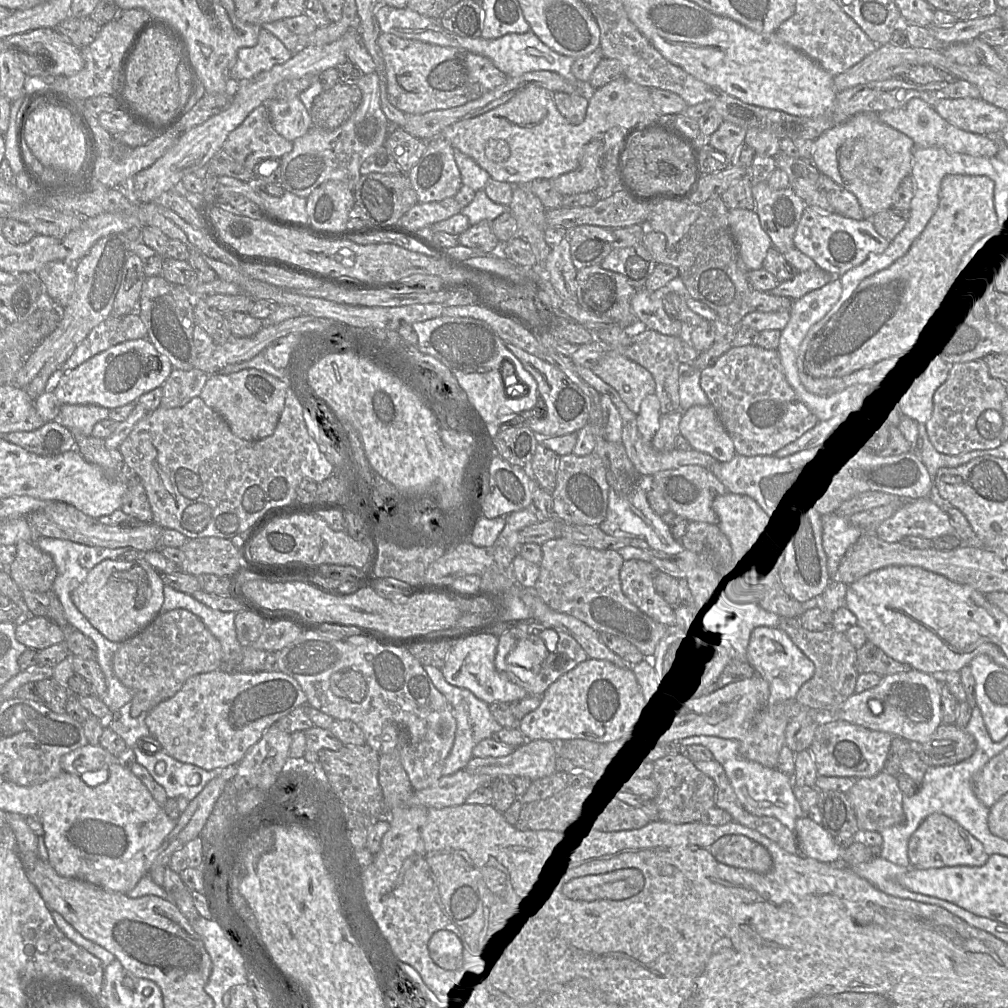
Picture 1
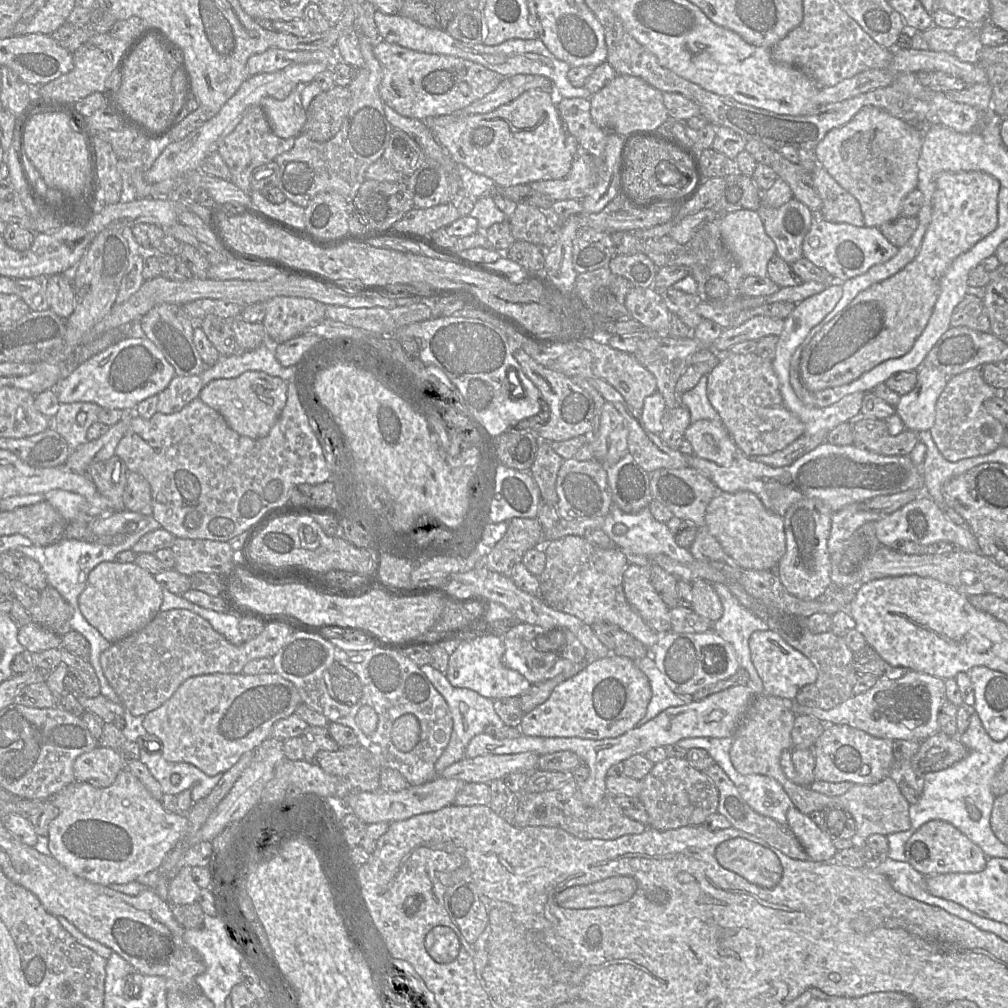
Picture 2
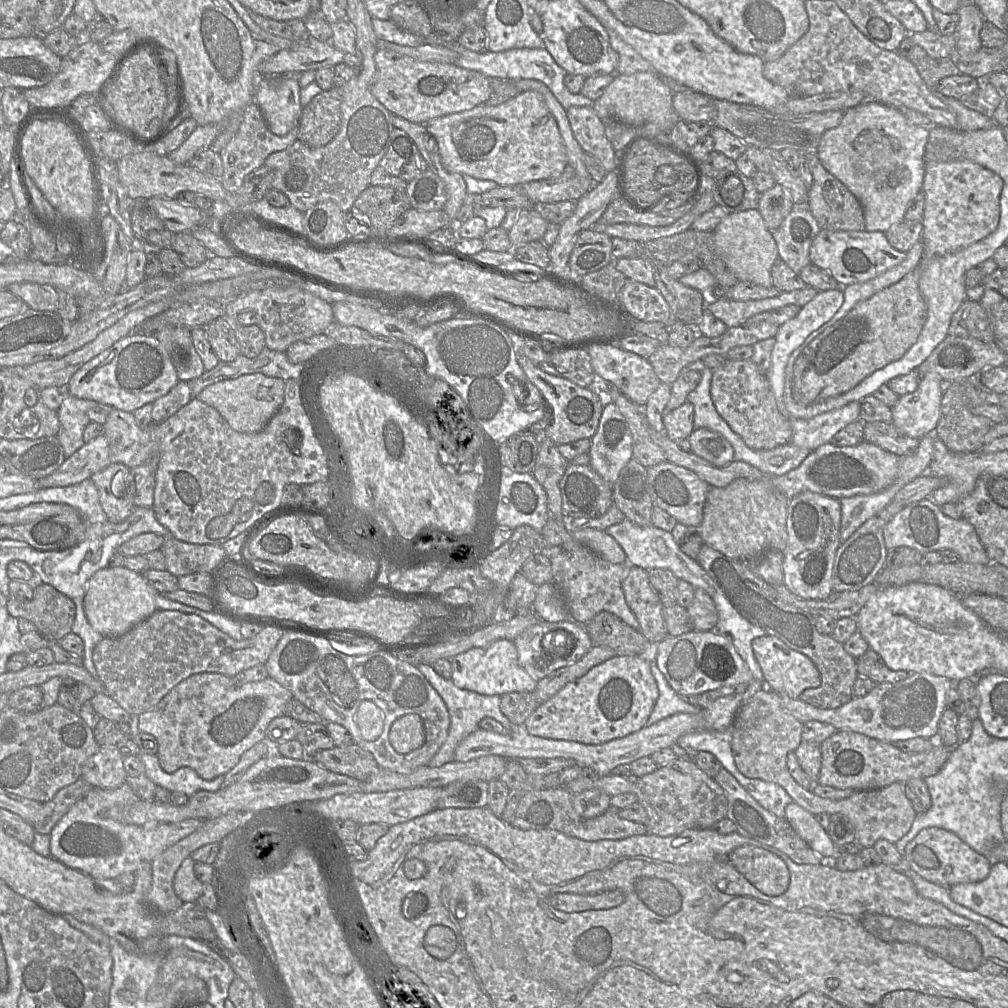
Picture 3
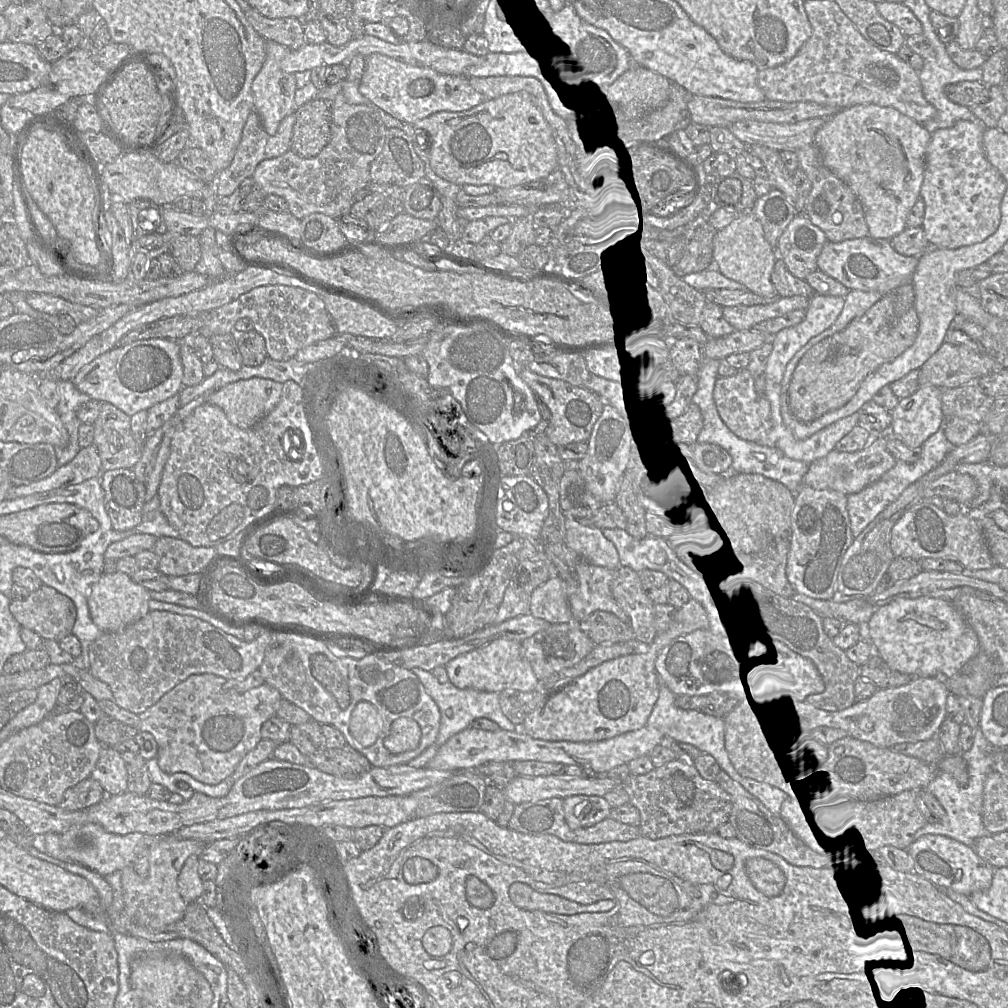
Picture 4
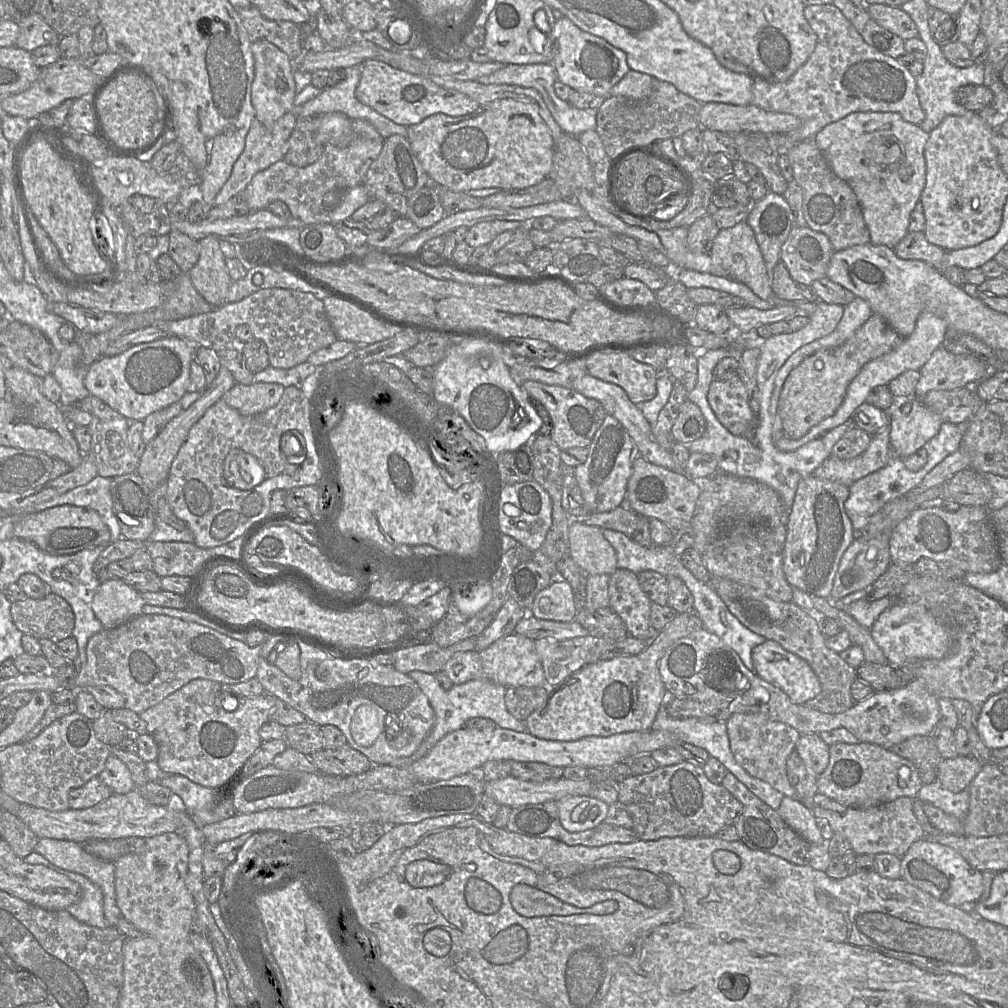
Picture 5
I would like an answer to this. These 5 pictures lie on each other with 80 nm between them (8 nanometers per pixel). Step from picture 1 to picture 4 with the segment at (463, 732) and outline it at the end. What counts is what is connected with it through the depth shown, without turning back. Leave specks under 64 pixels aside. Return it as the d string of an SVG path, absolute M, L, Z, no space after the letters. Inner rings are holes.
M413 668L409 670L419 678L426 692L437 704L441 714L439 733L435 742L422 754L411 760L408 763L409 766L415 768L427 767L428 763L434 758L439 748L450 737L470 727L471 723L478 718L490 719L496 722L501 729L506 731L517 729L517 727L503 714L499 703L499 693L483 692L471 688L459 689L450 681L447 683L440 683L430 671L426 671L421 668Z

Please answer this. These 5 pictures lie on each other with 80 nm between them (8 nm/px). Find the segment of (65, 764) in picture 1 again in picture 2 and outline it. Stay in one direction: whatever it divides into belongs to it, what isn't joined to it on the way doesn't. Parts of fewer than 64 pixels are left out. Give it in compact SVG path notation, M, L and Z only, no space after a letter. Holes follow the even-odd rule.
M101 746L79 755L73 765L76 780L89 782L96 788L113 784L118 773L123 769L124 762L119 752Z

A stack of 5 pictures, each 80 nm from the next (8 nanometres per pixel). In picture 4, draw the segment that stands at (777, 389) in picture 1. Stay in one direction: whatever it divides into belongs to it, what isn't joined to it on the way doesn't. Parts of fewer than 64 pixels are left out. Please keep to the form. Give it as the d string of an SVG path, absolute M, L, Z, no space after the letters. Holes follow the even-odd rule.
M747 368L738 370L734 375L718 377L714 384L713 400L719 417L729 430L741 439L757 443L763 446L772 446L769 438L771 429L771 406L764 395L759 395L755 389L754 380Z

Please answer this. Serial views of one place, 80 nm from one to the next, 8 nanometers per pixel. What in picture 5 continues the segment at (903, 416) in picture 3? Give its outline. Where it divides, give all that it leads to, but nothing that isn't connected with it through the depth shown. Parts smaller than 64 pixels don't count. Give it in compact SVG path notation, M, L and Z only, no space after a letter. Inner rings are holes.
M915 393L909 396L894 397L888 410L890 419L890 445L892 454L901 459L923 448L936 436L942 418L925 406L922 398Z

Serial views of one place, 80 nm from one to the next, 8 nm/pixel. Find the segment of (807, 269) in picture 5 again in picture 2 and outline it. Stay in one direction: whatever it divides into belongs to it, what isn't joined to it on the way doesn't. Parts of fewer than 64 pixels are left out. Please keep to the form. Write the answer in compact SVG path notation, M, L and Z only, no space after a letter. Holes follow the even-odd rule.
M794 197L779 208L760 205L757 210L766 234L773 240L776 253L789 265L803 257L802 243L811 228L814 213Z

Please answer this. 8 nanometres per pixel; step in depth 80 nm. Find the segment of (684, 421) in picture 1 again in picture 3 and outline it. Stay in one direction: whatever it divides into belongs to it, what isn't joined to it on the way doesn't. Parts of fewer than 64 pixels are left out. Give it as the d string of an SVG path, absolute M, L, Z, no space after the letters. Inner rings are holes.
M706 428L694 429L688 438L692 453L722 468L734 461L732 445L719 433Z

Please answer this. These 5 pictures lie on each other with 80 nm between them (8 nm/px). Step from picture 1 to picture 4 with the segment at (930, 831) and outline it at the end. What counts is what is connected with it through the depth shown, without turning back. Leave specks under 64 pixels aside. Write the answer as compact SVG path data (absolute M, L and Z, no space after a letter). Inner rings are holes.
M926 834L913 841L907 848L916 875L944 890L952 890L966 896L986 891L992 882L995 869L982 860L972 849L952 838Z

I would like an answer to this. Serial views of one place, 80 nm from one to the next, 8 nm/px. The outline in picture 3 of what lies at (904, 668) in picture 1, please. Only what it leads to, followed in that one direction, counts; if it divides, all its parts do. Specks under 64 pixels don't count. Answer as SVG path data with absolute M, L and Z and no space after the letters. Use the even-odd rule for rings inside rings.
M872 648L856 659L858 675L869 678L875 683L896 683L906 679L910 673L907 671L891 670L883 658Z

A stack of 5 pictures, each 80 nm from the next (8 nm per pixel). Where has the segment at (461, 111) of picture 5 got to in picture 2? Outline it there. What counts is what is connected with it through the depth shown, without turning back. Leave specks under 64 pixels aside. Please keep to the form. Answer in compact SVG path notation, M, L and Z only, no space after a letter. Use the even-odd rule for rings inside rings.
M379 39L373 54L382 68L379 94L399 114L424 121L452 114L494 91L502 80L498 73L459 57L417 52Z

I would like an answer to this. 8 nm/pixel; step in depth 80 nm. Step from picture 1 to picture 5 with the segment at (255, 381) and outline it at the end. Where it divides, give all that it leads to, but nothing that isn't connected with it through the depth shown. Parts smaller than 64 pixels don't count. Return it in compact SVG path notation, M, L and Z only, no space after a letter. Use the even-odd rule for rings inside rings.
M255 382L250 385L236 383L223 394L222 399L240 414L252 416L275 406L284 389L285 387L279 383Z

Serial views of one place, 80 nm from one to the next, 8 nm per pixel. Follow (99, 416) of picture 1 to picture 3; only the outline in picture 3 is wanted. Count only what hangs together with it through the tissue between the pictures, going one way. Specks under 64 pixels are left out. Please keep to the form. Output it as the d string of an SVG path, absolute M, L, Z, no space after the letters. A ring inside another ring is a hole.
M63 390L62 403L57 410L60 423L57 437L66 458L84 445L83 432L90 422L86 412L95 405L93 400L77 398Z

